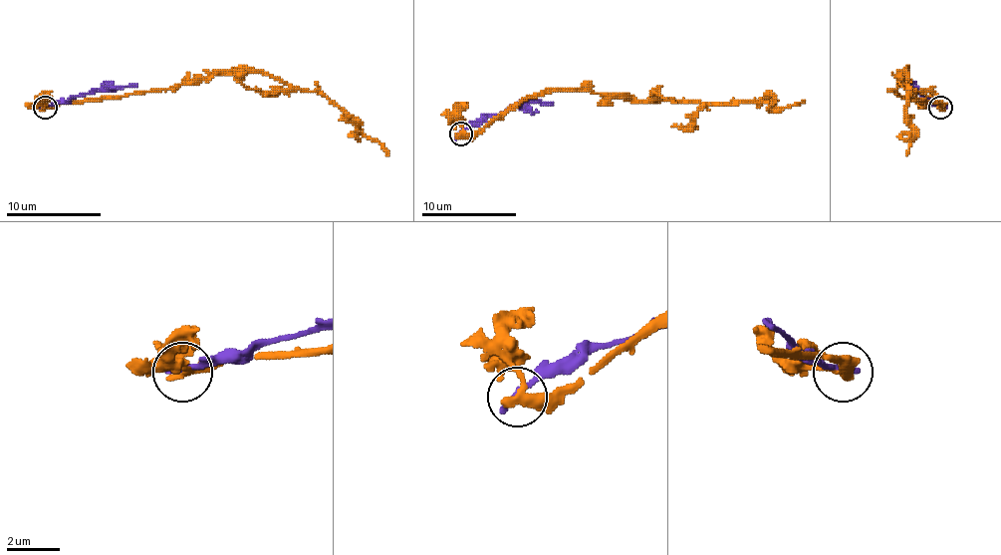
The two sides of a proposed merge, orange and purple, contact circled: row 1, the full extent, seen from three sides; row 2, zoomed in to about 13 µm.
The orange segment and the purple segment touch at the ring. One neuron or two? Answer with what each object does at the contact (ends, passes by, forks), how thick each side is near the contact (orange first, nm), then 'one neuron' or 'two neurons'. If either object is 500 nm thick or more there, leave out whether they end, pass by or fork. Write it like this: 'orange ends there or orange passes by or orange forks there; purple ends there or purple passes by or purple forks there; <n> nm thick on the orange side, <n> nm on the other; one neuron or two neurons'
orange passes by; purple ends there; 280 nm thick on the orange side, 260 nm on the other; two neurons

